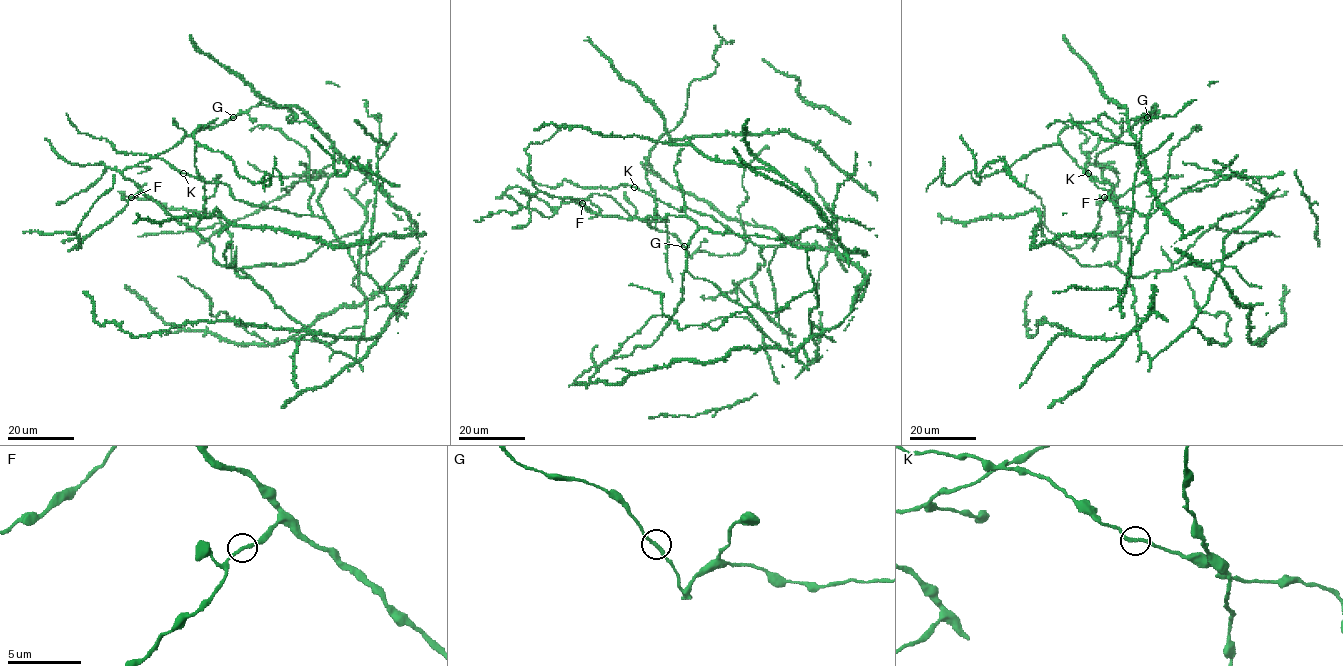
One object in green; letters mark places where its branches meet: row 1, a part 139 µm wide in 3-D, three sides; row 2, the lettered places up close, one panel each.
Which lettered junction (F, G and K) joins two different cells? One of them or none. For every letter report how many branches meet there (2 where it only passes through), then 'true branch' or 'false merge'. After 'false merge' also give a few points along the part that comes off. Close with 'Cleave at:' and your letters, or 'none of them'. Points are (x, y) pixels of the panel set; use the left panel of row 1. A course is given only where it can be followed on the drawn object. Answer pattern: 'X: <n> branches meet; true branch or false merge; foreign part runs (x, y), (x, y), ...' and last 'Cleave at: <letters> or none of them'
F: 2 branches meet; true branch
G: 2 branches meet; true branch
K: 2 branches meet; true branch
Cleave at: none of them

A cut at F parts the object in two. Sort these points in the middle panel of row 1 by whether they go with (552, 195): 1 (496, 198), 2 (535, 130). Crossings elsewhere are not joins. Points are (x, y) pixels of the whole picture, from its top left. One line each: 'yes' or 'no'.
1: no
2: no

